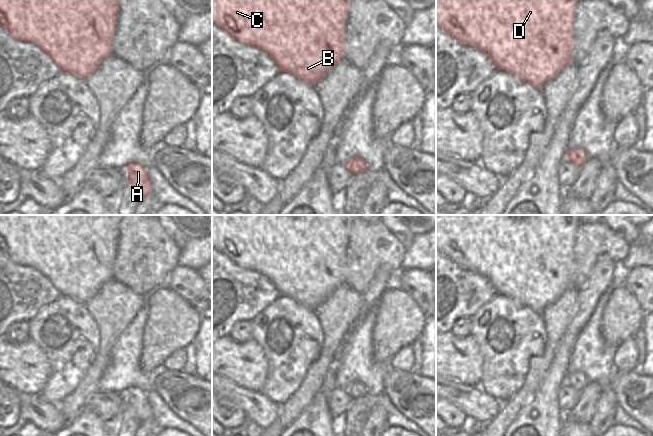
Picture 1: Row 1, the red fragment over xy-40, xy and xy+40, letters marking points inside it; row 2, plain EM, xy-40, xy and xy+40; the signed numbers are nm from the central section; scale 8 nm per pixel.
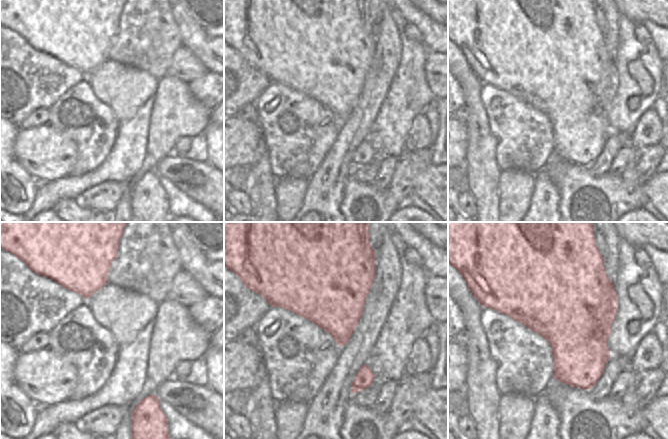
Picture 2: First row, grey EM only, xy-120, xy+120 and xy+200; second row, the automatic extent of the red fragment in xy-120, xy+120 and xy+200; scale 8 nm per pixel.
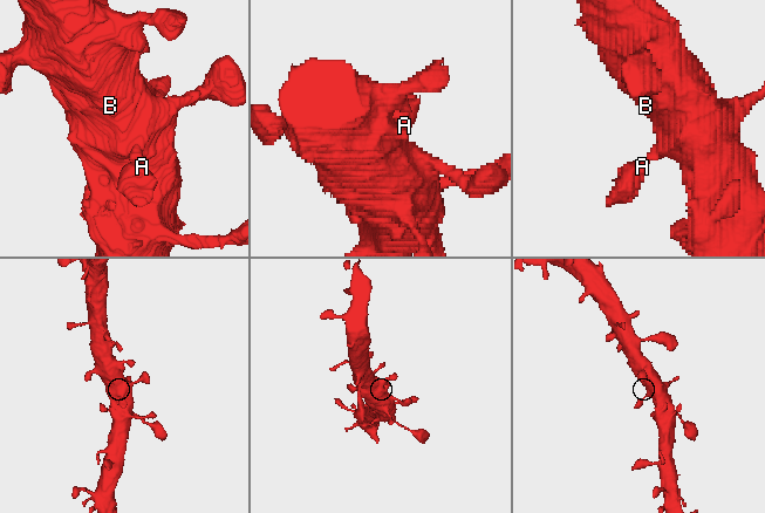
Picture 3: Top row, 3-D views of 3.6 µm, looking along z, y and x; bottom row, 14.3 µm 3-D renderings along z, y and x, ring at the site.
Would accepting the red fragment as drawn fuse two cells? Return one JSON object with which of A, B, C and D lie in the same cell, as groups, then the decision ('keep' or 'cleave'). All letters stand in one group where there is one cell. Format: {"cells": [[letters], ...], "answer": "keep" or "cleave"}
{"cells": [["A", "B", "C", "D"]], "answer": "keep"}

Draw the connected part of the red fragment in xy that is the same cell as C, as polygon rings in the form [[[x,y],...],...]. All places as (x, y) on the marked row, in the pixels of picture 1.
[[[212,0],[212,24],[227,32],[234,40],[259,48],[278,66],[280,72],[289,72],[299,80],[314,86],[320,82],[341,60],[346,51],[346,25],[352,0]]]

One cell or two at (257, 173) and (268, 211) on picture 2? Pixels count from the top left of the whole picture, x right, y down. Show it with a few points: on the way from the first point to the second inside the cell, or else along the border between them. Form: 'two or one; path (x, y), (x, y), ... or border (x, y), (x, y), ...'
one; path (263, 182), (263, 202)

